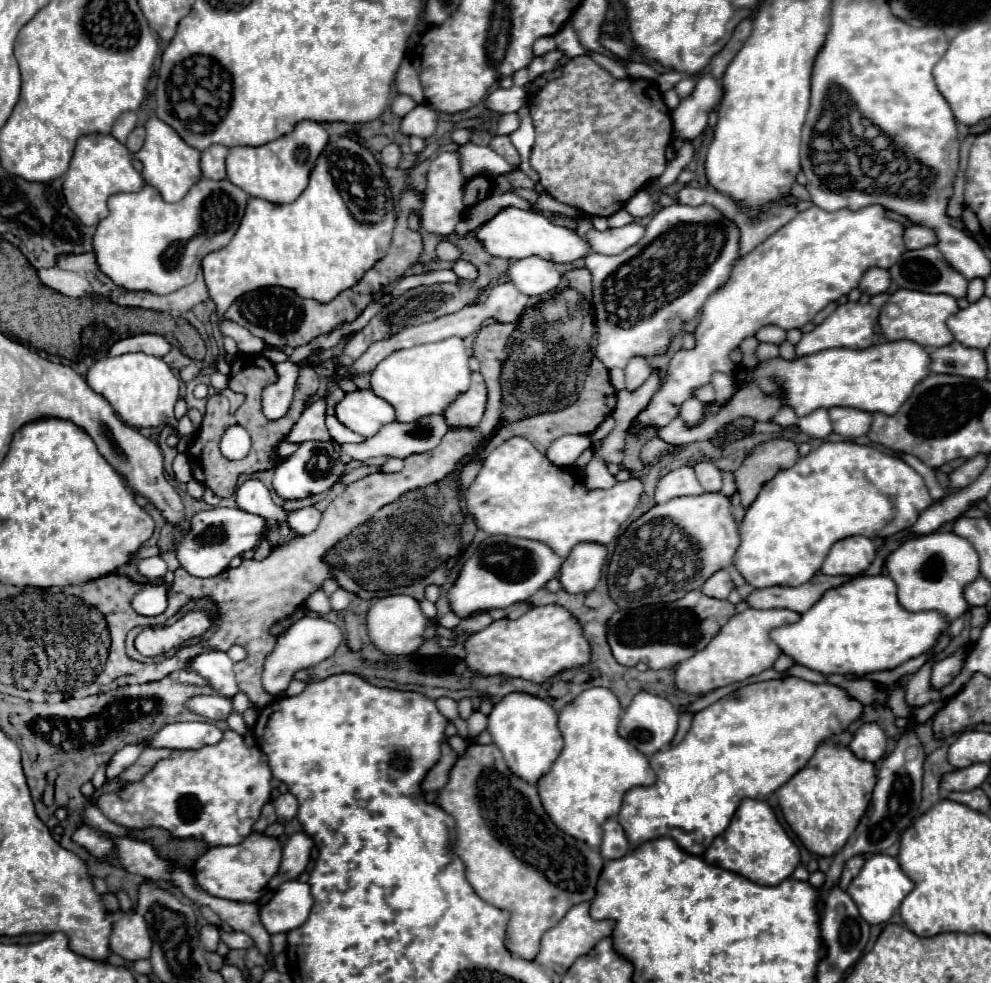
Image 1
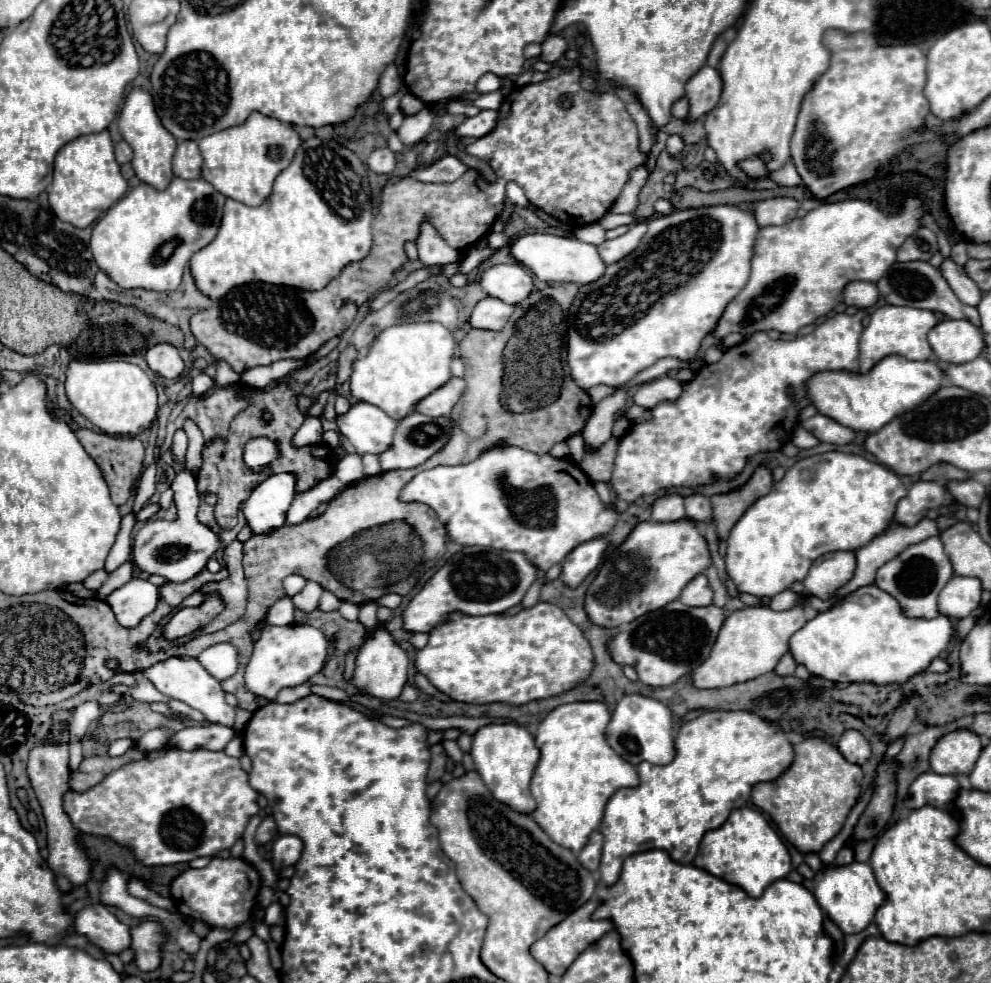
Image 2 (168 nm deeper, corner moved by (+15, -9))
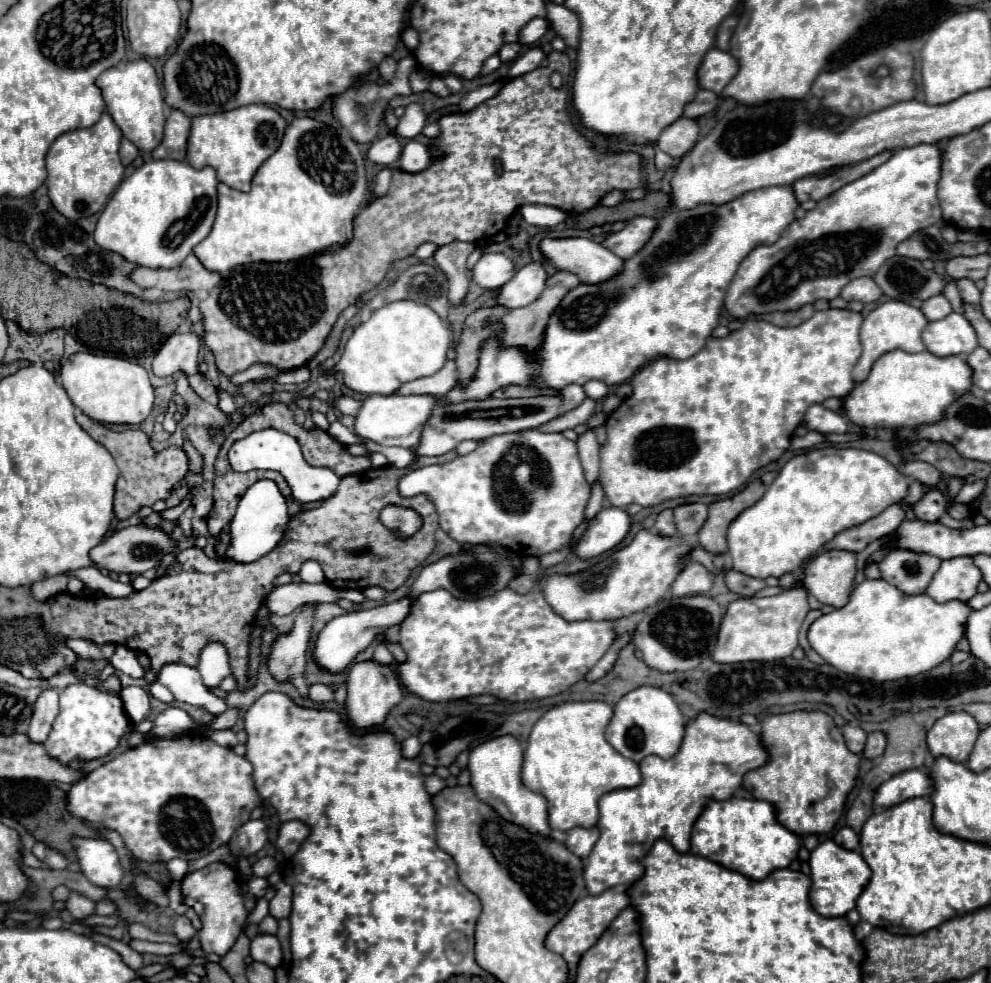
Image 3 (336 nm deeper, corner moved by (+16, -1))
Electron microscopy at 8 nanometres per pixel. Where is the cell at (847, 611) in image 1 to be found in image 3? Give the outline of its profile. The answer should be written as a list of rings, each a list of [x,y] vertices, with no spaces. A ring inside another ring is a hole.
[[[882,578],[862,580],[852,590],[850,602],[844,608],[832,610],[830,614],[820,616],[810,626],[808,640],[810,640],[810,646],[840,672],[848,672],[852,676],[864,676],[876,682],[888,682],[888,680],[912,678],[922,672],[930,672],[932,668],[948,660],[956,650],[956,644],[962,640],[966,632],[966,620],[970,614],[972,614],[972,608],[960,600],[938,604],[926,594],[906,596],[896,586],[888,584]]]

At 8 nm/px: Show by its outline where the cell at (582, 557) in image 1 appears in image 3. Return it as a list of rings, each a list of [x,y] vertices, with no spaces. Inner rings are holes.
[[[602,508],[590,522],[576,546],[576,556],[594,558],[614,548],[630,530],[630,514],[624,508]]]

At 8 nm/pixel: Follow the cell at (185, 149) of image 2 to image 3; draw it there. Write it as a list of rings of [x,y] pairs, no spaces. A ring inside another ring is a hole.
[[[170,108],[170,116],[166,118],[166,126],[164,126],[164,138],[152,150],[152,158],[186,160],[188,132],[190,132],[190,118],[184,112]]]

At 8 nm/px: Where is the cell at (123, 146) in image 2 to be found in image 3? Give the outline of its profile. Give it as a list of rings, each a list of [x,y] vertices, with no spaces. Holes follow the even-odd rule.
[[[122,138],[122,146],[120,146],[120,158],[122,158],[122,164],[124,164],[124,166],[130,166],[130,164],[136,160],[138,154],[140,154],[140,150],[138,150],[130,140]]]

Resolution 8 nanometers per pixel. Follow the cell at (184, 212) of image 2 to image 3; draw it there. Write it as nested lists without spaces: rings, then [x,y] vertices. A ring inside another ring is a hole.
[[[150,160],[124,178],[98,218],[94,240],[104,250],[120,252],[126,260],[146,268],[176,268],[202,242],[216,216],[214,168],[192,168],[178,160]]]

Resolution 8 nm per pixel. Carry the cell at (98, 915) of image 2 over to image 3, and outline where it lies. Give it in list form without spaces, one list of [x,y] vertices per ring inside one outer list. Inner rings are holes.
[[[70,892],[68,900],[66,900],[66,908],[68,908],[68,912],[70,912],[76,920],[94,914],[94,912],[92,912],[92,904],[94,904],[94,900],[90,900],[90,898],[86,898],[86,896],[78,894],[78,892]]]

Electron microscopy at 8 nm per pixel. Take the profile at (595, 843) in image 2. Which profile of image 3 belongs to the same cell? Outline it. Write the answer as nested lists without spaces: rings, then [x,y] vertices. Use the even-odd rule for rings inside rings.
[[[572,828],[564,834],[564,846],[578,858],[586,858],[588,852],[592,850],[592,846],[596,844],[600,832],[598,828]]]

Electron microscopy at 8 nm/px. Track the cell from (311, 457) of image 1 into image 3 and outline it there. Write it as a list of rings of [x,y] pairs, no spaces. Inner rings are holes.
[[[258,480],[246,490],[230,522],[230,532],[228,532],[230,544],[226,548],[224,558],[230,562],[238,562],[238,564],[246,564],[246,562],[254,562],[262,558],[282,540],[286,526],[288,526],[286,498],[280,494],[278,486],[272,480]]]

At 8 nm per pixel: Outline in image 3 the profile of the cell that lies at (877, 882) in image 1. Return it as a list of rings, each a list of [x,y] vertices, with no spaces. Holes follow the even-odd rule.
[[[824,840],[812,850],[810,856],[810,878],[812,878],[812,892],[826,888],[832,892],[834,900],[828,906],[814,906],[818,914],[822,916],[844,916],[856,906],[856,896],[864,890],[870,878],[870,868],[864,862],[864,858],[856,850],[846,850],[844,846],[838,846],[834,840]]]

